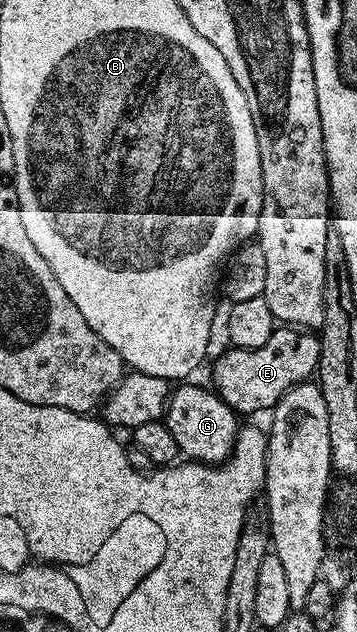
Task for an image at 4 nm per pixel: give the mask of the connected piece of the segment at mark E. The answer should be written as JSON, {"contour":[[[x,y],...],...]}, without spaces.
{"contour":[[[274,326],[267,345],[255,349],[230,346],[213,363],[212,390],[238,416],[253,415],[256,411],[272,412],[285,394],[300,383],[308,383],[316,376],[321,340],[312,330]]]}

